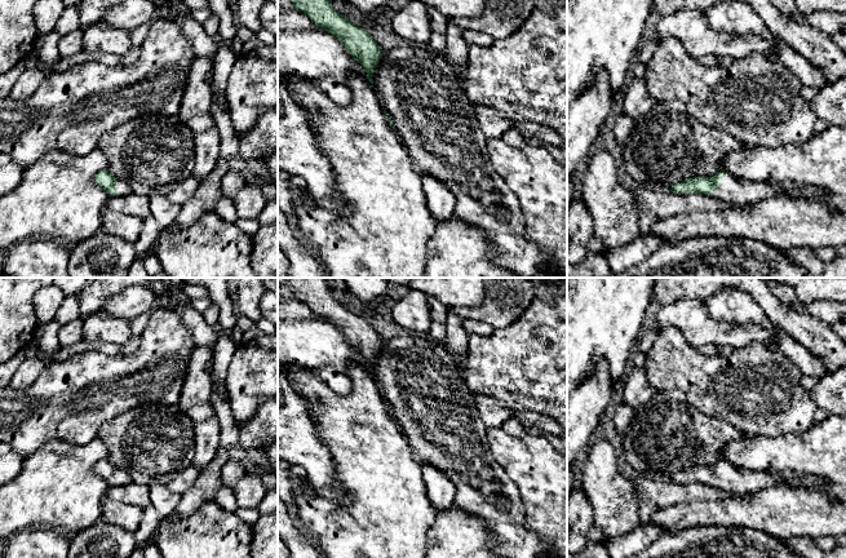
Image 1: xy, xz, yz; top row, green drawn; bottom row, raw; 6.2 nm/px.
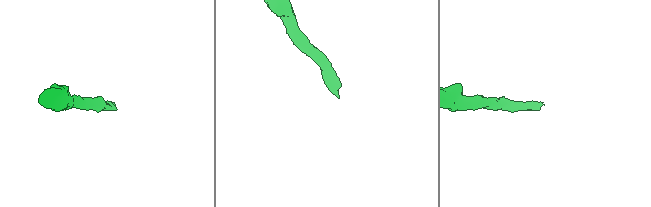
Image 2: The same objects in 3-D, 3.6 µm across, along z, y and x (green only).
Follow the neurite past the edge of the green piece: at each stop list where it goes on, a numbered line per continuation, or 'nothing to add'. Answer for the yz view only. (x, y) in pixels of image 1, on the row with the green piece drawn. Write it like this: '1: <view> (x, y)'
1: yz (731, 190)

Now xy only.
1: xy (123, 189)

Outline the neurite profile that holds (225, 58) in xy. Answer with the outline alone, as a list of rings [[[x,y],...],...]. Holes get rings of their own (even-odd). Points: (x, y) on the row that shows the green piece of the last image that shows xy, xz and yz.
[[[208,0],[208,3],[212,13],[214,13],[220,19],[218,35],[221,37],[213,62],[211,90],[213,101],[220,99],[225,105],[226,111],[230,114],[230,106],[227,103],[225,90],[232,66],[238,58],[231,50],[231,43],[235,37],[238,23],[229,0]]]

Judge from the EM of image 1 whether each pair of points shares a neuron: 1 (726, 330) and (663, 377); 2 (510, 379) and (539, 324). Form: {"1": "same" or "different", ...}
{"1": "different", "2": "same"}

